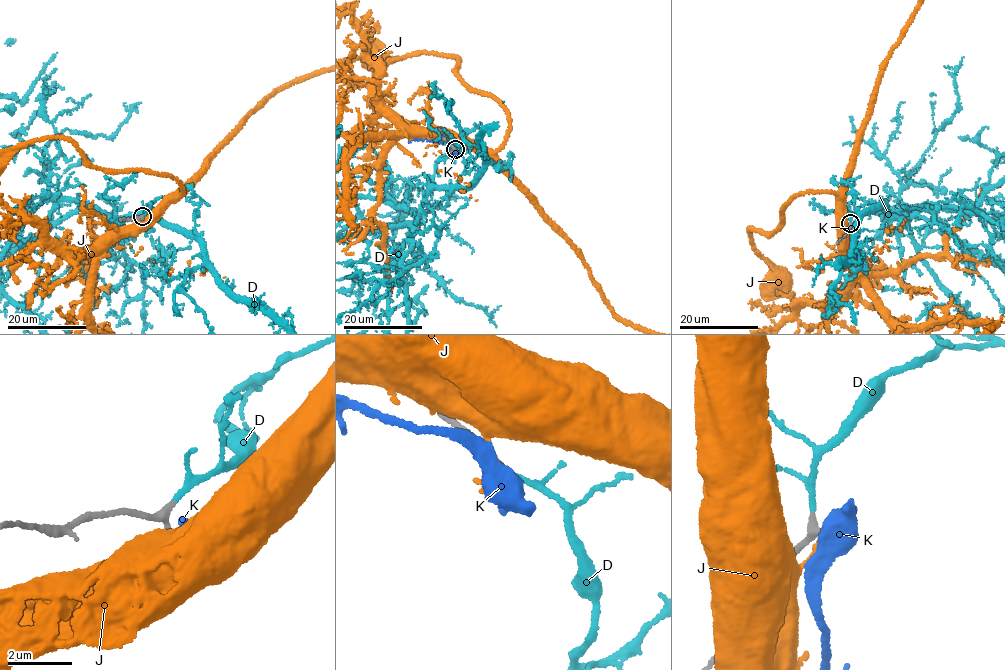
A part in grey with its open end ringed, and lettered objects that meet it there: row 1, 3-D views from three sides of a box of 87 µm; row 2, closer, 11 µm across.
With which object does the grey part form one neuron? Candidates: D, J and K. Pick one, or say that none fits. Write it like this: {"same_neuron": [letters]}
{"same_neuron": ["D"]}

